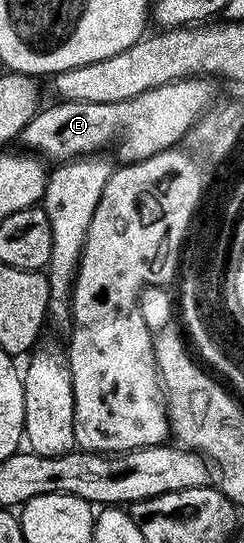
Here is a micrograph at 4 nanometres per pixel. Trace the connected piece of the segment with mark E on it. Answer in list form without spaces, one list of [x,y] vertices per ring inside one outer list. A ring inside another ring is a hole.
[[[209,78],[173,80],[123,102],[61,100],[37,111],[21,131],[19,140],[29,147],[26,149],[30,153],[52,162],[88,157],[118,141],[121,142],[117,148],[118,161],[142,160],[165,148],[180,145],[188,137],[191,127],[214,103],[213,84]]]

